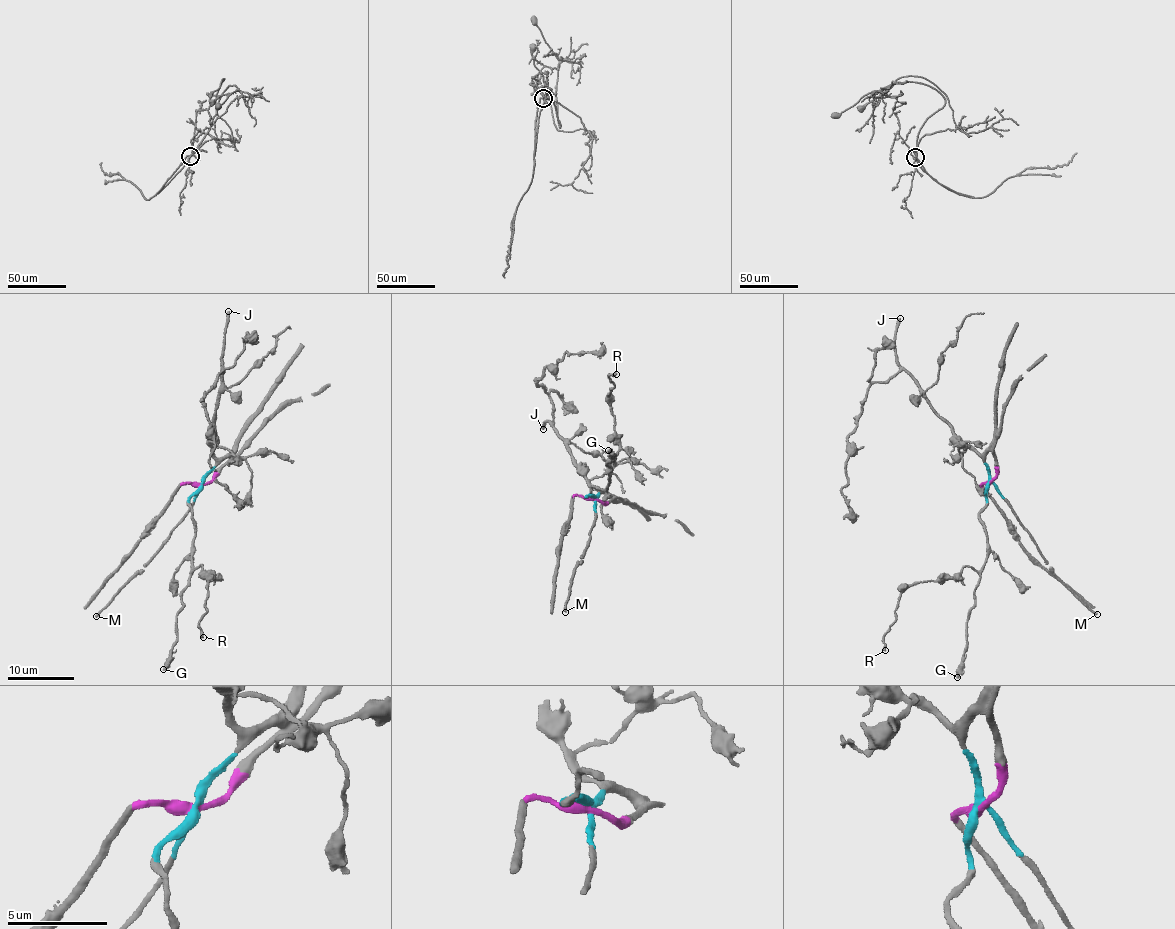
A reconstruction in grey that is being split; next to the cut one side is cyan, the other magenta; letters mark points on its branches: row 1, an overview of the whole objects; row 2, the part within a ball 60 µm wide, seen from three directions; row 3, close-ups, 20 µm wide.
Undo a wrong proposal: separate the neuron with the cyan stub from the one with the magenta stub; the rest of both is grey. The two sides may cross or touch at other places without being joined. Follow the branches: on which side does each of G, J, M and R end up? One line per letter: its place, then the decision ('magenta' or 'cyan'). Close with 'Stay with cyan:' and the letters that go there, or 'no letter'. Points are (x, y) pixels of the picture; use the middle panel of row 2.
G: at (608, 450); cyan
J: at (543, 429); cyan
M: at (565, 612); cyan
R: at (616, 374); cyan
Stay with cyan: G, J, M, R

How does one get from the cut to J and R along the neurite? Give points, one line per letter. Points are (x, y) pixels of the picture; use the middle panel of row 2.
J: (593, 497), (598, 491), (585, 478), (552, 423), (542, 423), (543, 428)
R: (593, 497), (587, 496), (591, 488), (609, 485), (618, 447), (608, 396), (614, 385), (608, 377), (617, 373)

